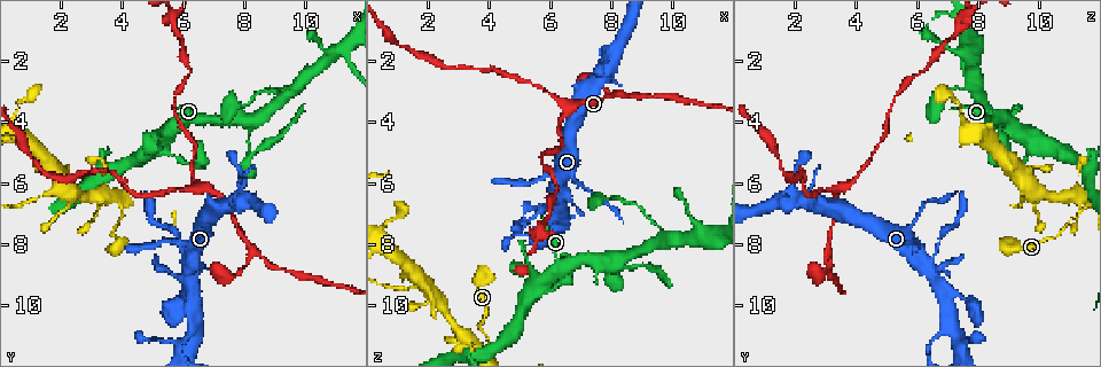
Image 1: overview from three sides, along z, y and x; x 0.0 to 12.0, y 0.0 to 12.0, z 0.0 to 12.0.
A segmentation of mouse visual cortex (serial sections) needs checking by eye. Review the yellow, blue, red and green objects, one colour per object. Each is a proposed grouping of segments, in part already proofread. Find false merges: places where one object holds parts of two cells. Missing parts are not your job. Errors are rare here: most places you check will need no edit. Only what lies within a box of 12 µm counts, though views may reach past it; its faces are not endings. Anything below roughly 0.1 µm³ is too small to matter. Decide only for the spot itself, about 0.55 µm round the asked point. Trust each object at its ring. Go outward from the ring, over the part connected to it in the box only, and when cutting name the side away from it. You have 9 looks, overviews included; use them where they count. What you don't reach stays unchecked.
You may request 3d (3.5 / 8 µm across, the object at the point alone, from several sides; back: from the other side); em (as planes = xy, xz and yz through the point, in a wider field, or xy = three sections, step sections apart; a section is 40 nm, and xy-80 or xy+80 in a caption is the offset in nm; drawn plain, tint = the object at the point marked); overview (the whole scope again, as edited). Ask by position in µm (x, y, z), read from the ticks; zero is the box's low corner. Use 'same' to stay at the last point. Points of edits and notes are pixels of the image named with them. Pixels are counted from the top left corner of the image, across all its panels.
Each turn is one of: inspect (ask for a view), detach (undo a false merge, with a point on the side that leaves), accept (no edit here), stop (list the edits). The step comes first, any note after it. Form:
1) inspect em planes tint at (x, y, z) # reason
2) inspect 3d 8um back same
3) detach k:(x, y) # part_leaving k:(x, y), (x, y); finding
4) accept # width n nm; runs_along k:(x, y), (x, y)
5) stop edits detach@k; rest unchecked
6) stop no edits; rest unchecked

inspect 3d 3.5um back at (9.7, 2.8, 7.9) # three arms meet

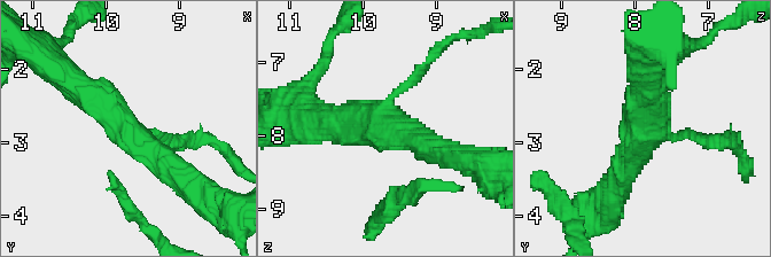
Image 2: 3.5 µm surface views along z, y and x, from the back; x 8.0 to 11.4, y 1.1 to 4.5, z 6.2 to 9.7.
inspect em xy step 2 plain at (9.70, 2.85, 7.90)

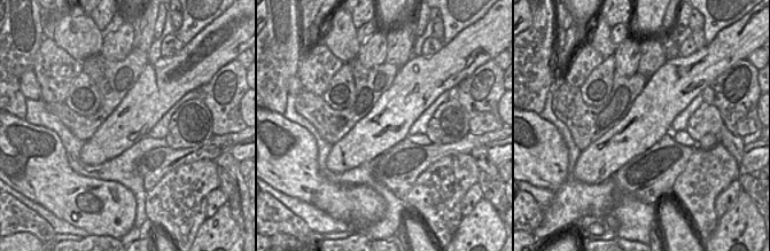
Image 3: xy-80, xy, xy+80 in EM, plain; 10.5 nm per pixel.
inspect em xy step 2 tint same

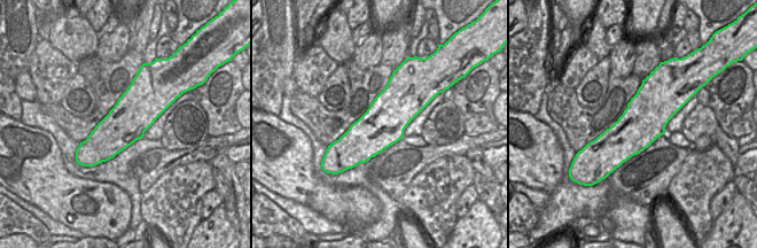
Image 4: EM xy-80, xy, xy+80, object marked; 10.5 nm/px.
accept # runs_along 2:(182, 178), (70, 79); one cell here

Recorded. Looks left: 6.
inspect 3d 3.5um at (6.1, 8.5, 6.4)

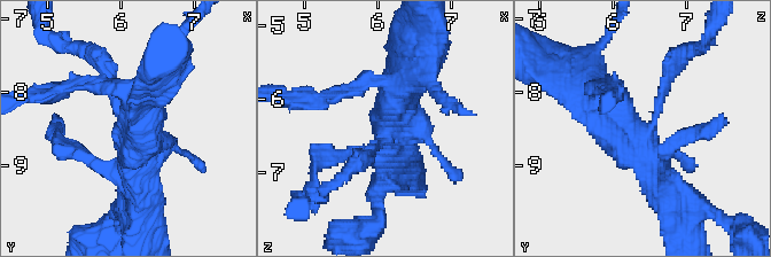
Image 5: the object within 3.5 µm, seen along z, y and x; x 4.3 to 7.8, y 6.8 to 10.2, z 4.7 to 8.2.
inspect em xy step 1 tint at (6.15, 8.50, 6.45) # need the tissue

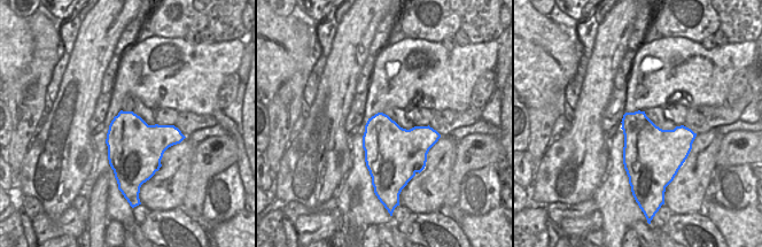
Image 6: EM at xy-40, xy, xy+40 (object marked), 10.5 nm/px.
accept # runs_along 5:(585, 87), (659, 172), (672, 207); one cell here

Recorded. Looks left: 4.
inspect 3d 3.5um at (2.3, 6.2, 9.7) # two arms in line, one across

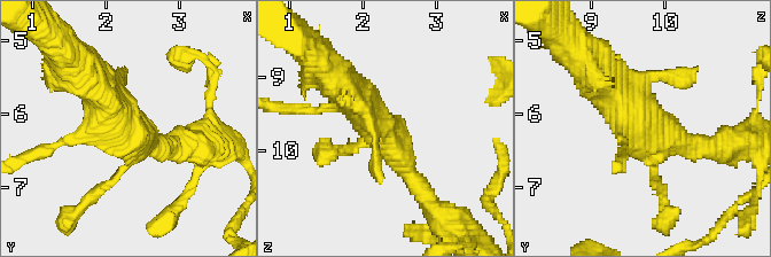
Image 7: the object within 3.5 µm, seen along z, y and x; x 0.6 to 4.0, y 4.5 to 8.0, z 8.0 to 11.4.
inspect em xy step 1 tint at (2.25, 6.20, 9.75)

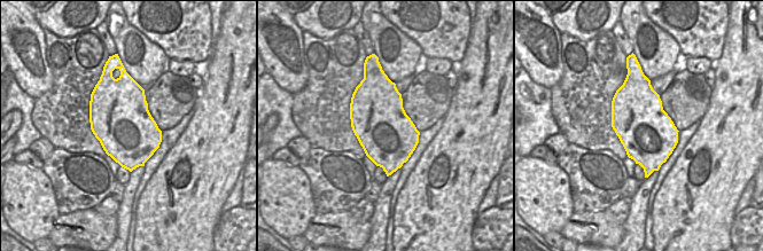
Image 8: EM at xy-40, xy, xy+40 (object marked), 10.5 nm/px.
accept # runs_along 7:(412, 174), (390, 137), (331, 72); one cell here

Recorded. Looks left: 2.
inspect 3d 8um at (8.4, 8.2, 3.1) # two arms in line, one across

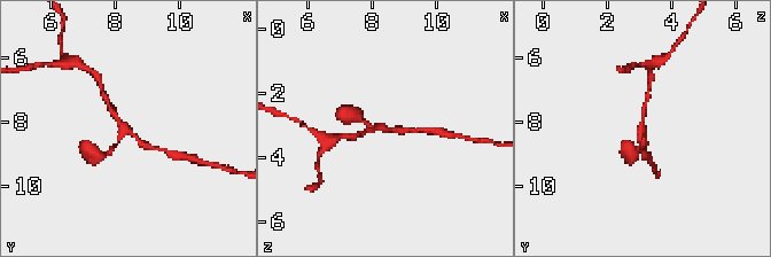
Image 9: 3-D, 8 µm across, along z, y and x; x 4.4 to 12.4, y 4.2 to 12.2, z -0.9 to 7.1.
inspect em xy step 5 tint at (8.4, 8.2, 3.1) # arms 3; arm_widths 100, 150, 200 nm

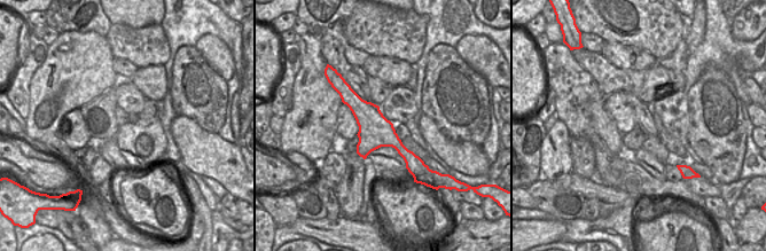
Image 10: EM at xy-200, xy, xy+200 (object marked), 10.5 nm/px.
accept # runs_along 9:(647, 101), (636, 154); one cell here

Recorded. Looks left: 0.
stop no edits; rest unchecked

